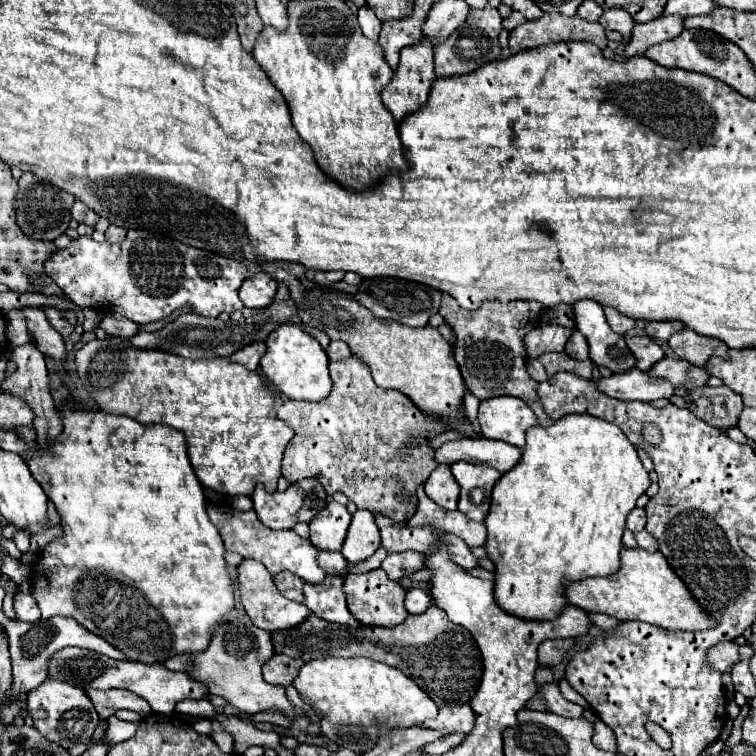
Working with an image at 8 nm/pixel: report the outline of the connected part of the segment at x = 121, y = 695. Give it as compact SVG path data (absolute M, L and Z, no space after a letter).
M89 688L85 692L91 698L97 714L103 720L113 716L121 708L135 710L141 716L149 716L151 714L151 708L147 706L147 702L141 696L137 696L137 694L129 692L129 690L93 690L93 688Z

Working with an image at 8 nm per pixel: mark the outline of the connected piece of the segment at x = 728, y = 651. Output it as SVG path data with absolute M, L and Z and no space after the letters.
M721 642L709 650L709 662L719 672L731 672L731 668L741 660L739 644L735 642Z

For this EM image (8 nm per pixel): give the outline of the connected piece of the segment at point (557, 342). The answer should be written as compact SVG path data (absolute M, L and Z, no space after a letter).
M543 324L533 328L525 336L525 350L529 358L537 358L545 352L561 352L573 330L559 324Z

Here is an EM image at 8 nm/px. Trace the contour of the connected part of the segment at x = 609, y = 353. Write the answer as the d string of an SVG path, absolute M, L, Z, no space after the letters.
M581 300L573 306L573 318L577 330L581 330L589 342L589 358L597 366L609 368L613 374L629 372L635 368L635 358L625 344L625 338L615 334L607 324L601 304L593 300Z

